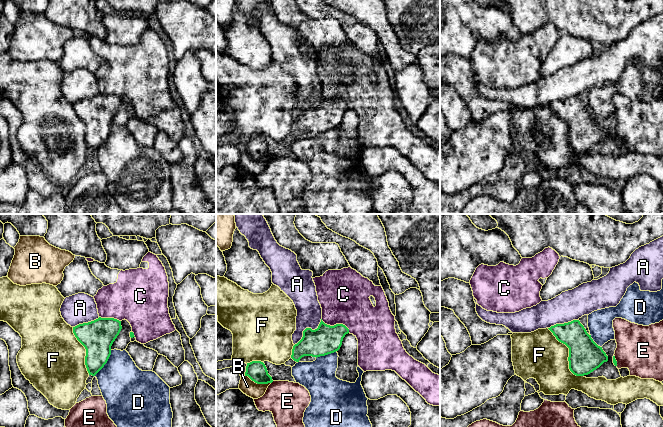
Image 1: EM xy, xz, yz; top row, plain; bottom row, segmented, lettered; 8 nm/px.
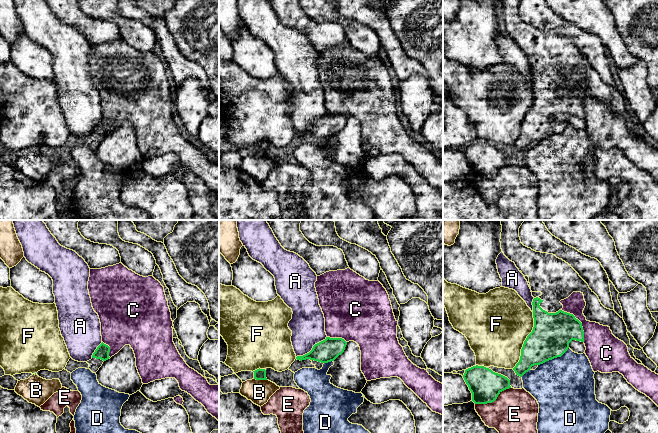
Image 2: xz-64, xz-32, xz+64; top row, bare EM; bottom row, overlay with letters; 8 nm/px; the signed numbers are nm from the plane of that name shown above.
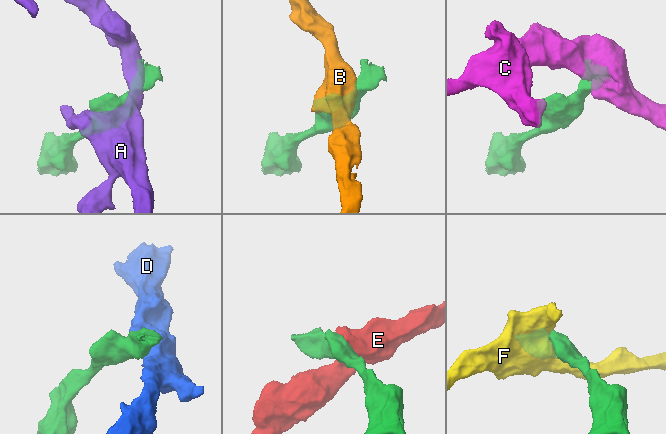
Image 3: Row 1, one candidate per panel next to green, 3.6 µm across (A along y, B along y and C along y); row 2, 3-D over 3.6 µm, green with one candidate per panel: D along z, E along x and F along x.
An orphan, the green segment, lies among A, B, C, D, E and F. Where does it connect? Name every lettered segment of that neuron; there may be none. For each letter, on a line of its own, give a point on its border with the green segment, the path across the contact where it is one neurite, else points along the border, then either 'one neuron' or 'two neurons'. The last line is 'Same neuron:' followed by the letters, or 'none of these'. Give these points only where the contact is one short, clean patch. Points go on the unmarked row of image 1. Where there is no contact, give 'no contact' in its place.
A: contact xz (307, 104); two neurons
B: contact xz (257, 159); border xz (244, 151), (247, 151), (257, 159), (270, 159); two neurons
C: contact xz (336, 100); two neurons
D: contact xy (106, 138); two neurons
E: contact yz (615, 136); two neurons
F: contact yz (569, 131); two neurons
Same neuron: none of these

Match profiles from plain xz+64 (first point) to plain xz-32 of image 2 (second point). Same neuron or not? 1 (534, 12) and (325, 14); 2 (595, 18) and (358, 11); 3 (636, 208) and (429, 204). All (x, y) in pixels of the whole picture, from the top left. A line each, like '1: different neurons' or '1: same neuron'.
1: same neuron
2: same neuron
3: same neuron

